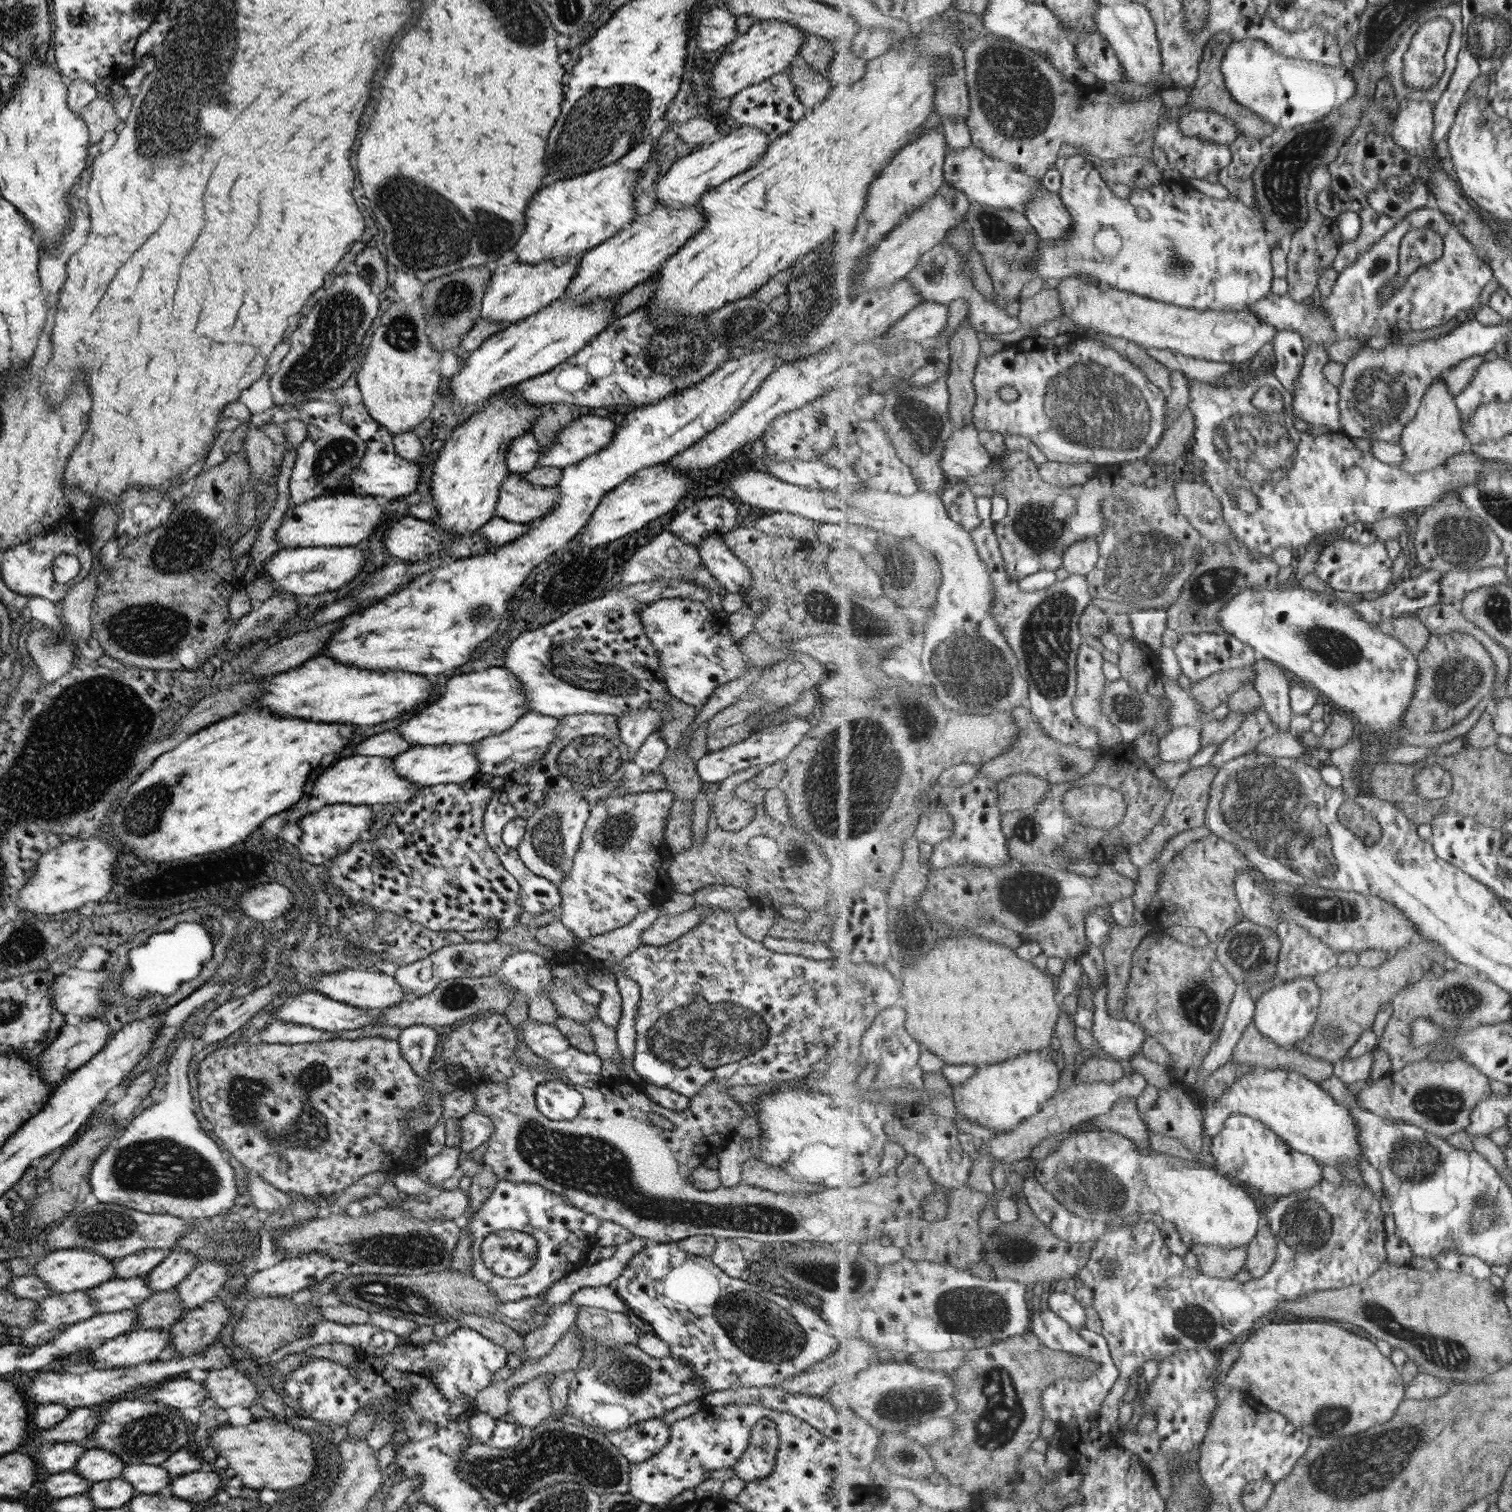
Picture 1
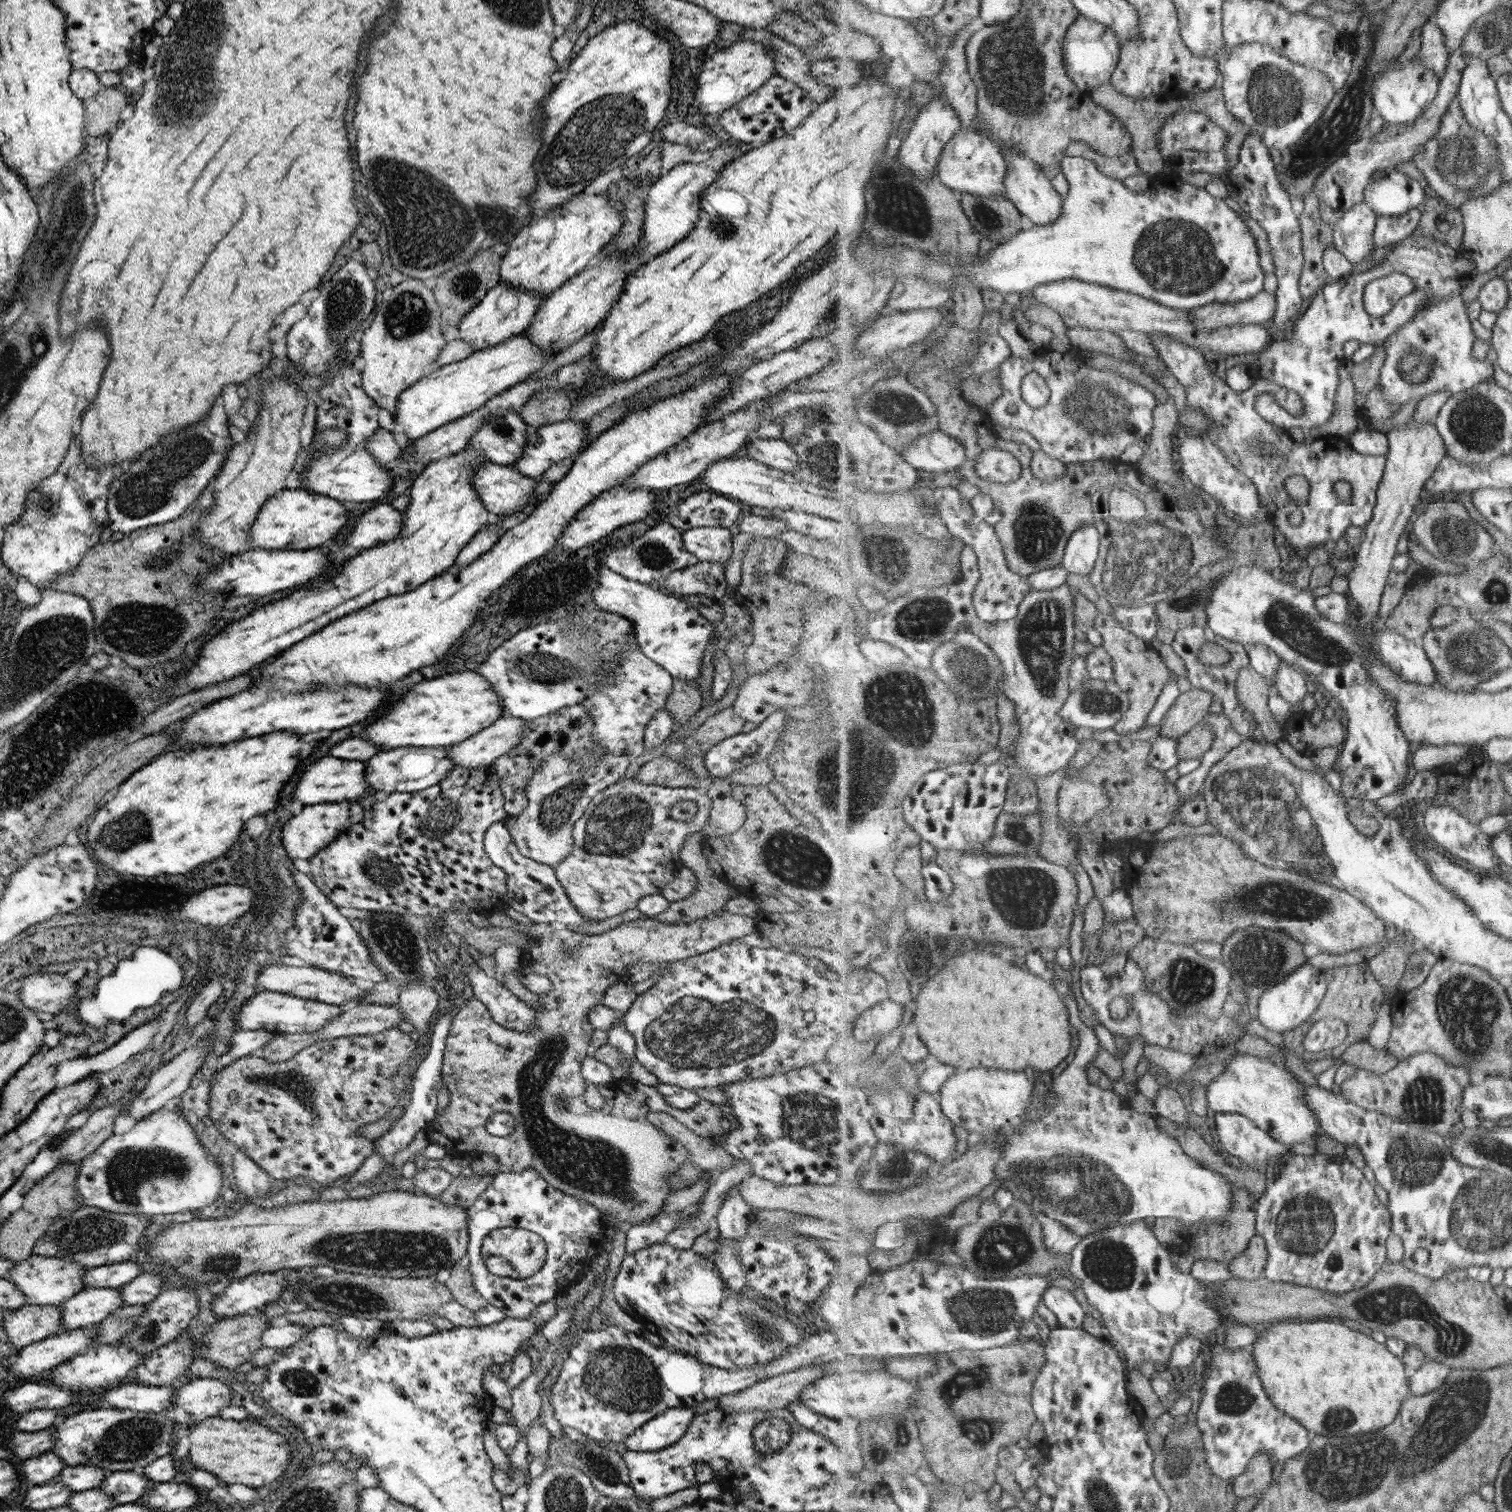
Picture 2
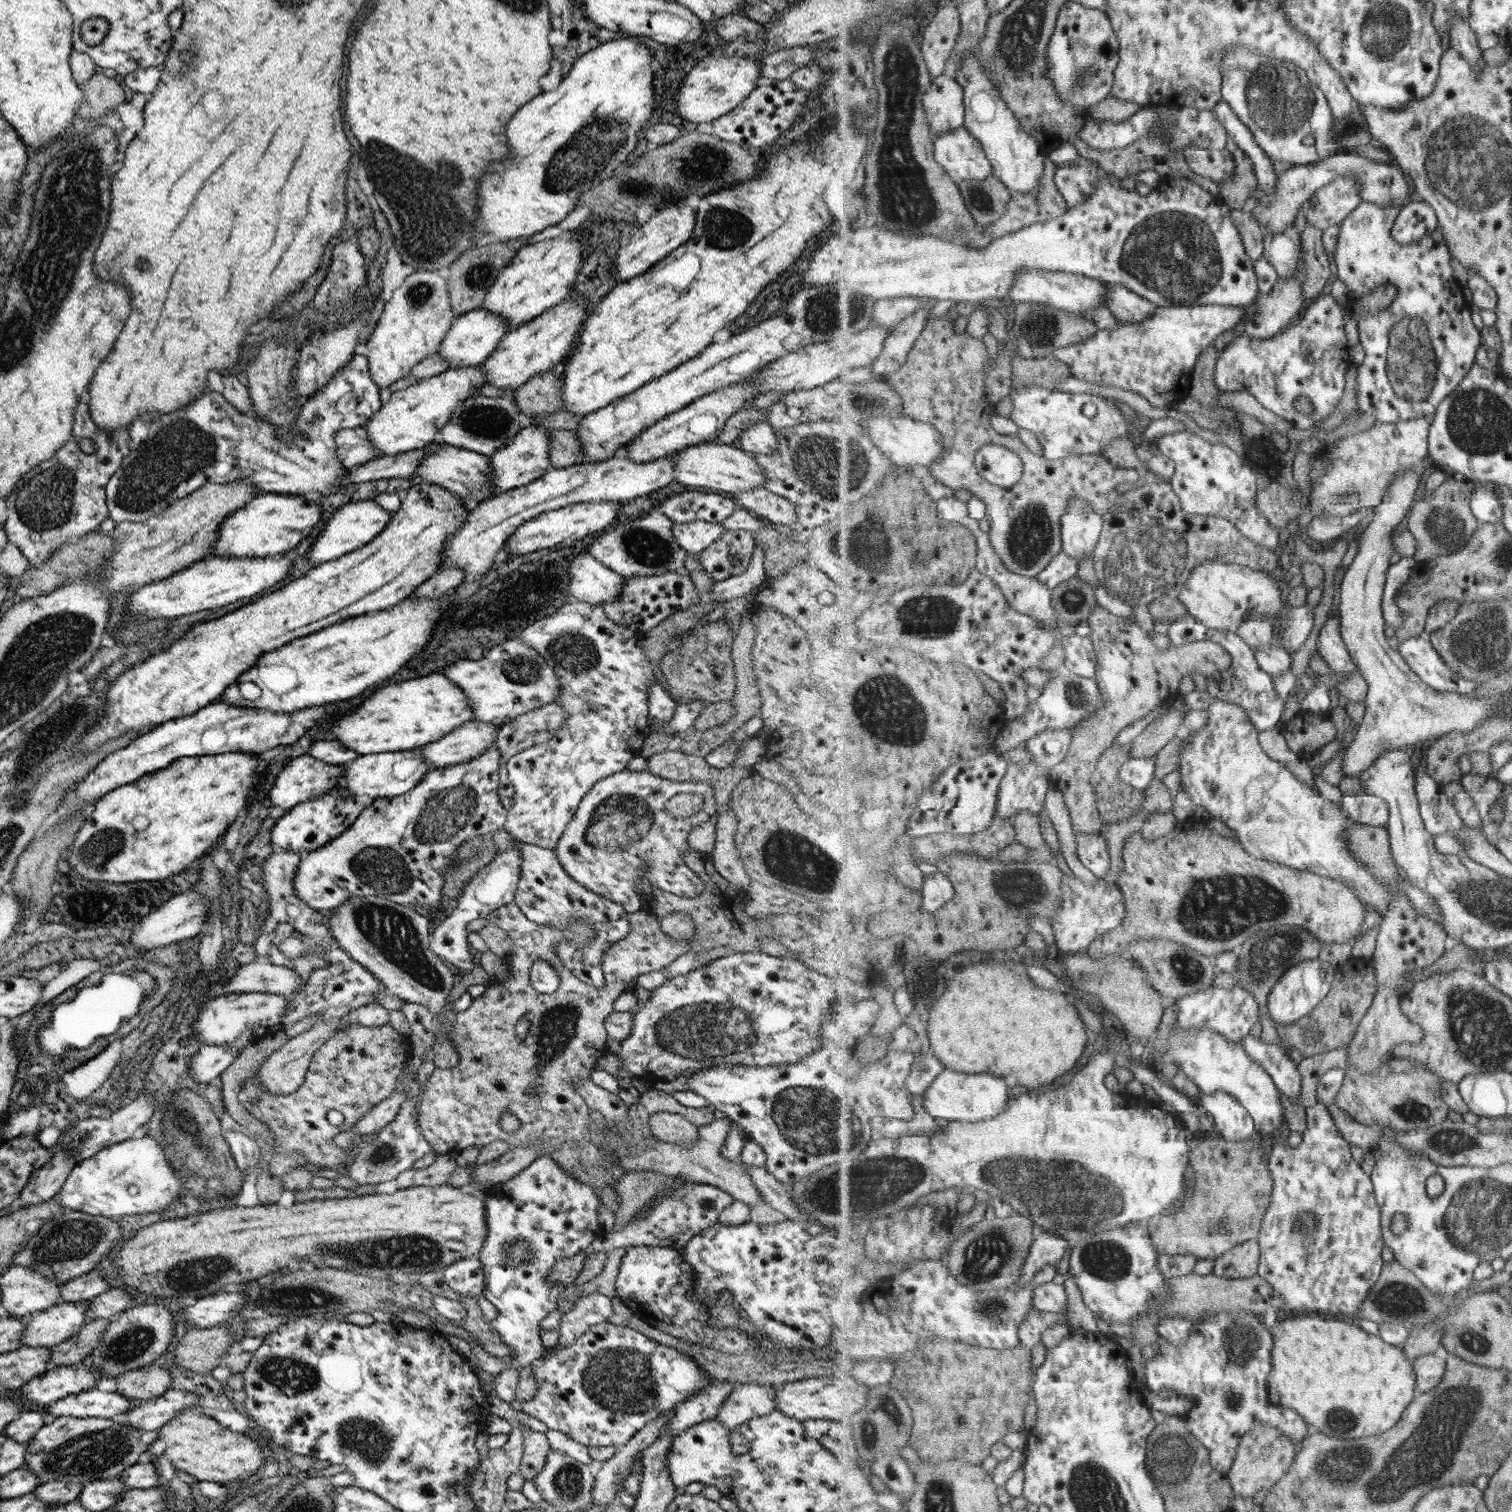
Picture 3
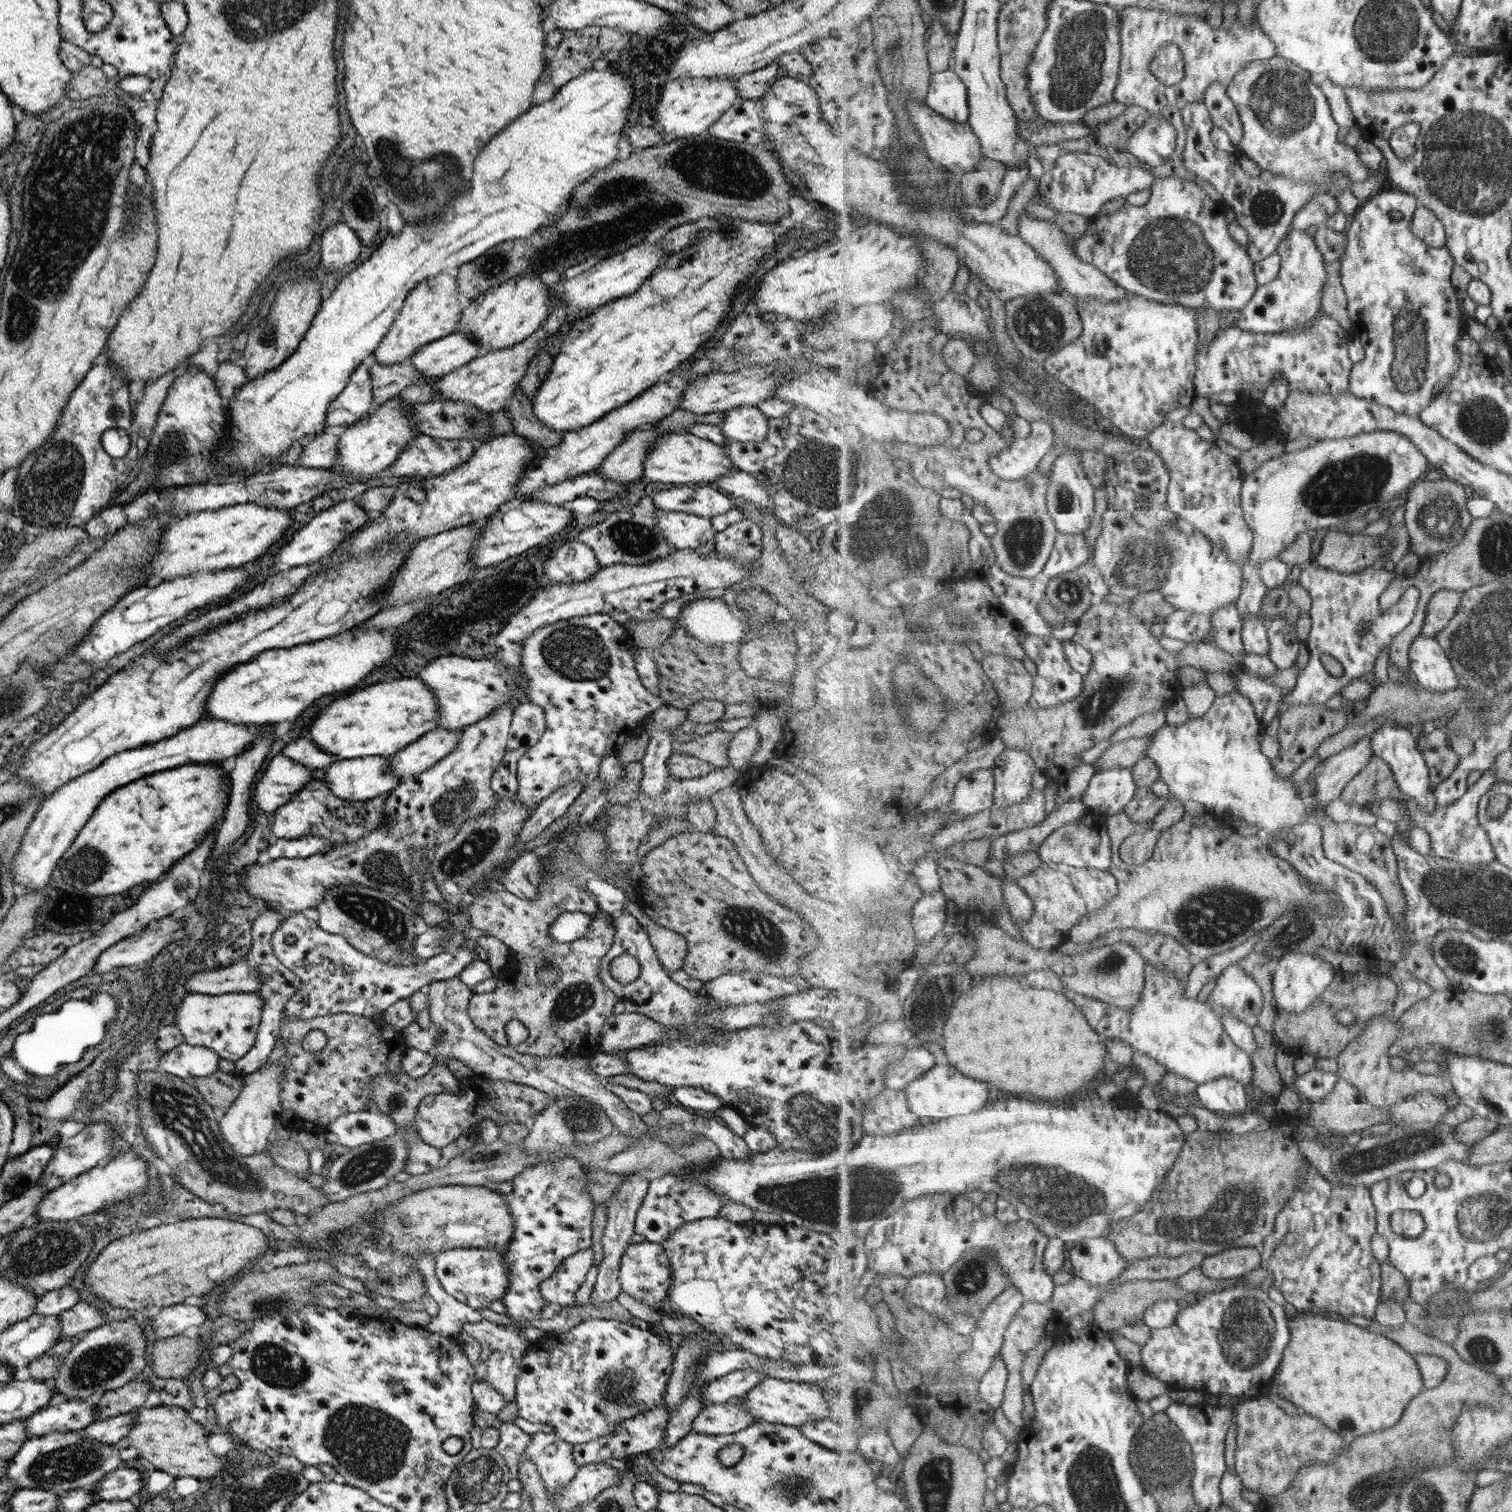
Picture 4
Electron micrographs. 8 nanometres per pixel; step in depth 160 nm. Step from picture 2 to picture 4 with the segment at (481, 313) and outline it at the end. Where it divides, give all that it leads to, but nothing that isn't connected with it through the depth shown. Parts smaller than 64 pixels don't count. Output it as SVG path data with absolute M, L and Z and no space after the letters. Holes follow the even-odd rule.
M457 330L424 344L409 358L415 372L423 378L441 377L477 357L482 350L469 333Z

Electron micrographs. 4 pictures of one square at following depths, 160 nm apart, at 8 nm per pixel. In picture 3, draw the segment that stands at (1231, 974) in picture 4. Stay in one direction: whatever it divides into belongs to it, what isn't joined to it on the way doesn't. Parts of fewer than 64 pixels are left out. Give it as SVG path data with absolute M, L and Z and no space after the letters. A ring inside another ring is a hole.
M1237 981L1233 989L1212 987L1206 991L1189 995L1187 998L1180 997L1176 1000L1178 1013L1174 1025L1192 1030L1193 1028L1209 1028L1212 1032L1222 1034L1231 1042L1242 1043L1249 1036L1253 1024L1259 1022L1259 1002L1246 988Z

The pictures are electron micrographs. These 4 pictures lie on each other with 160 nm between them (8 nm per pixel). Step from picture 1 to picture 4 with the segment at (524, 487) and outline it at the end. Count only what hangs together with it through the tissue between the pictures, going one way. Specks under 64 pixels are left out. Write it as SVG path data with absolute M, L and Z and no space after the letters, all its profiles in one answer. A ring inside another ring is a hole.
M421 433L411 439L392 465L392 476L418 479L439 476L465 463L475 448L467 440L445 440Z

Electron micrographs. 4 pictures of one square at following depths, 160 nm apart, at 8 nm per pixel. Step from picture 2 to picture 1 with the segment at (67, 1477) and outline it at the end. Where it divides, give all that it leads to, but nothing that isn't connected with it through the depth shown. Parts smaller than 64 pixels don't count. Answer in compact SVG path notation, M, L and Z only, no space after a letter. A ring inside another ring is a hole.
M91 1447L81 1453L72 1471L91 1484L120 1477L124 1462L111 1451Z

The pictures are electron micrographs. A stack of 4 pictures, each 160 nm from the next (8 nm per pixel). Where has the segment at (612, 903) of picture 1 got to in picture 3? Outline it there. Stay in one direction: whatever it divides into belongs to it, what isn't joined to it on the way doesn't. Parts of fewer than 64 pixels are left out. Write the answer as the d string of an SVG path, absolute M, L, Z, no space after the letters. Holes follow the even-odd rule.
M625 768L597 781L579 801L571 820L554 846L555 857L566 876L573 878L575 883L587 891L619 904L625 913L641 909L641 893L637 881L647 881L653 890L666 891L684 898L695 898L703 892L704 886L700 878L684 864L681 853L688 846L688 832L700 822L710 819L715 812L714 804L712 783L709 783L708 779L694 782L669 781L645 770L633 772ZM681 792L701 794L704 803L698 813L677 819L665 813L663 804L671 796ZM641 865L647 868L641 870Z

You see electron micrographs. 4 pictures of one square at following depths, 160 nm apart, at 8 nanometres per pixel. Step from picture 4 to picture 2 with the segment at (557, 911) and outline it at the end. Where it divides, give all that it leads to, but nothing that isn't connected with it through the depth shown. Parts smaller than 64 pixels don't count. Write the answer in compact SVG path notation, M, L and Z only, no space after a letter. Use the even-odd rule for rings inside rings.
M738 896L727 900L720 912L709 913L703 919L697 919L689 924L681 925L678 922L677 925L668 925L652 919L637 919L593 936L560 931L556 925L533 923L531 926L523 926L516 922L511 930L521 932L523 935L524 953L520 967L523 983L531 972L542 974L552 982L552 990L537 995L539 1006L533 1009L536 1024L526 1032L503 1029L482 1007L482 1003L470 993L458 1003L458 1011L451 1020L445 1038L440 1073L444 1086L449 1090L449 1104L471 1106L445 1107L441 1115L435 1114L427 1123L429 1141L443 1148L448 1155L466 1156L482 1153L495 1157L501 1170L506 1172L534 1168L553 1188L575 1197L575 1200L585 1200L587 1204L601 1212L604 1218L610 1214L624 1227L650 1222L660 1214L660 1210L666 1204L666 1198L673 1191L668 1187L670 1174L688 1162L689 1154L679 1142L675 1142L674 1138L653 1126L646 1119L646 1112L665 1112L697 1136L715 1144L723 1137L720 1120L726 1109L715 1103L695 1103L694 1107L679 1110L669 1106L654 1087L639 1084L630 1078L611 1081L609 1087L614 1095L603 1099L600 1108L587 1107L583 1101L585 1080L580 1073L580 1062L583 1057L592 1056L588 1054L591 1027L586 1020L587 1012L595 1006L602 1005L605 988L623 979L626 970L632 964L681 960L755 933L759 925L758 913L755 902L744 896ZM558 945L568 946L573 951L573 957L566 960L563 954L558 952ZM495 1112L511 1114L514 1120L511 1134L496 1137L485 1131L485 1120Z

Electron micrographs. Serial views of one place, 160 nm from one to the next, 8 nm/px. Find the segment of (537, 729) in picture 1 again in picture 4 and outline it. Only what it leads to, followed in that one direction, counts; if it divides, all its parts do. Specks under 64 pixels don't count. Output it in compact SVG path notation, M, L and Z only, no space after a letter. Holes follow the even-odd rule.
M435 727L417 740L406 744L390 756L392 775L399 779L427 770L455 748L460 733L461 729Z

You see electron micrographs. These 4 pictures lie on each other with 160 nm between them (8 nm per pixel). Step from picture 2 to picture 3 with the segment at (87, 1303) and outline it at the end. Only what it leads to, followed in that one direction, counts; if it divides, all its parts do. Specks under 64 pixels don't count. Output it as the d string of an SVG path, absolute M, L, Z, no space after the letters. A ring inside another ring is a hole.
M84 1300L55 1303L27 1316L26 1329L17 1338L21 1347L53 1348L77 1333L86 1322L89 1305Z

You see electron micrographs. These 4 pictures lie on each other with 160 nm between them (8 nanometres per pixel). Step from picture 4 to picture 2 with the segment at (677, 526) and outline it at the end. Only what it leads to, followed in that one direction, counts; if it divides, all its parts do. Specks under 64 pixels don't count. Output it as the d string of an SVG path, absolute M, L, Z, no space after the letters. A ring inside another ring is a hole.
M717 526L693 528L681 532L682 545L698 561L720 562L725 566L731 556L733 531Z

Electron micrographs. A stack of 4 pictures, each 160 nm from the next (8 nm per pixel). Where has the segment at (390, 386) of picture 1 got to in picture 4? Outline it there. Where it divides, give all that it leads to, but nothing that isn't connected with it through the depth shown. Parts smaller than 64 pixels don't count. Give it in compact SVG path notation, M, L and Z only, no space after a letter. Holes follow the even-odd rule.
M439 273L434 277L417 283L403 299L401 308L388 331L372 352L374 360L379 364L399 364L409 362L417 350L424 344L451 334L456 328L462 310L455 298L456 282L454 273Z

